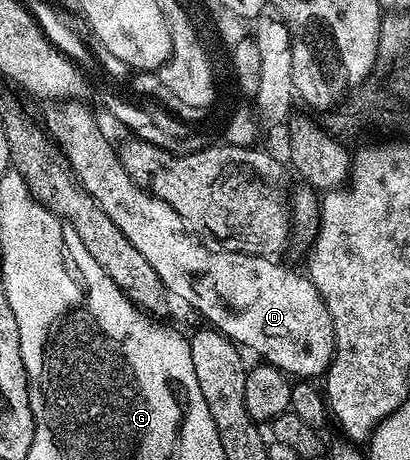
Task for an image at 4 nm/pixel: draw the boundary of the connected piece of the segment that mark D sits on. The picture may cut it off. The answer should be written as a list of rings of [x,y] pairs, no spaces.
[[[62,101],[46,115],[45,130],[49,138],[56,144],[61,155],[70,165],[70,170],[82,187],[108,213],[108,217],[116,223],[116,229],[124,233],[124,237],[140,251],[144,261],[156,269],[156,277],[160,277],[163,287],[171,296],[183,299],[190,307],[195,307],[208,320],[215,323],[217,330],[232,340],[240,343],[250,351],[263,355],[265,362],[271,367],[290,377],[325,376],[334,359],[334,330],[332,317],[328,317],[328,307],[320,297],[316,285],[309,277],[302,279],[285,271],[278,263],[272,263],[266,255],[239,255],[233,251],[214,249],[209,251],[207,244],[191,228],[183,223],[179,215],[162,199],[157,199],[149,191],[140,188],[128,177],[128,173],[119,162],[115,148],[110,147],[108,140],[102,136],[94,115],[80,101]]]

